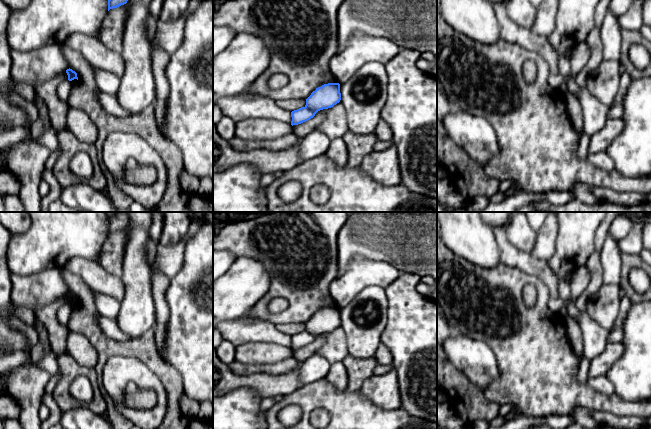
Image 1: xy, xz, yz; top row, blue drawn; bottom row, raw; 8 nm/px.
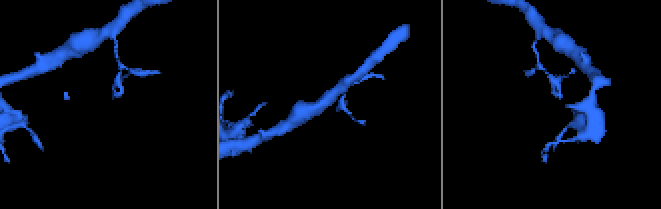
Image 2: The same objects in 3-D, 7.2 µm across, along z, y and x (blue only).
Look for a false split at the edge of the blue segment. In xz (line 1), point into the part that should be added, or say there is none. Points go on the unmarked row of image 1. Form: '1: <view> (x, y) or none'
1: none

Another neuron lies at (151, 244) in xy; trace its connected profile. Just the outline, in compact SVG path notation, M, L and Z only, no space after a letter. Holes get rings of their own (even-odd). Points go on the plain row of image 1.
M151 237L147 241L147 261L152 265L156 258L156 243Z

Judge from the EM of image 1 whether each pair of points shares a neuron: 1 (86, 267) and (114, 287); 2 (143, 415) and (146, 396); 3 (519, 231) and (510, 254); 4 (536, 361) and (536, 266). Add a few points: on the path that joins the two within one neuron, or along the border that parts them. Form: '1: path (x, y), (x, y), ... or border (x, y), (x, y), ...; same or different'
1: path (93, 274), (107, 284); same
2: border (124, 398), (135, 408), (157, 402); different
3: border (502, 227), (506, 238), (513, 245), (531, 253); different
4: border (514, 267), (538, 277), (546, 285), (548, 296); different

